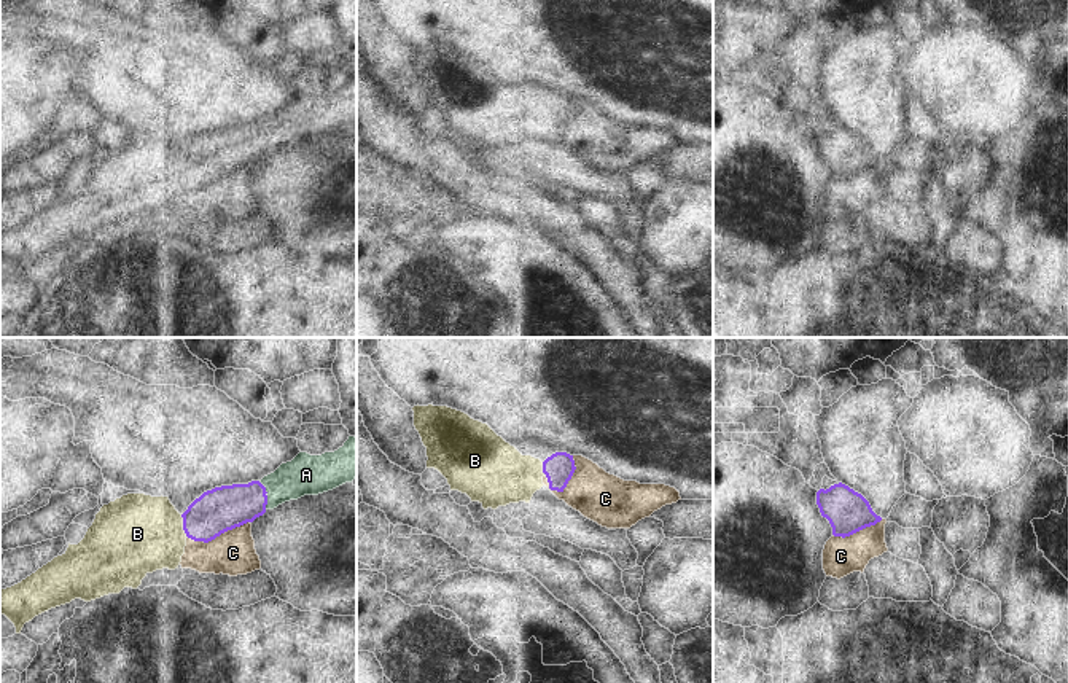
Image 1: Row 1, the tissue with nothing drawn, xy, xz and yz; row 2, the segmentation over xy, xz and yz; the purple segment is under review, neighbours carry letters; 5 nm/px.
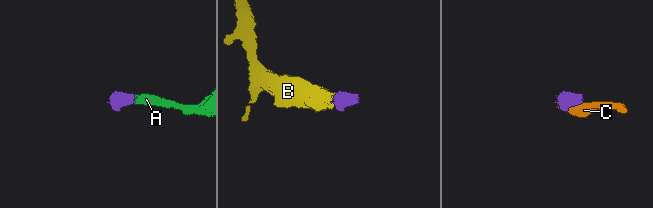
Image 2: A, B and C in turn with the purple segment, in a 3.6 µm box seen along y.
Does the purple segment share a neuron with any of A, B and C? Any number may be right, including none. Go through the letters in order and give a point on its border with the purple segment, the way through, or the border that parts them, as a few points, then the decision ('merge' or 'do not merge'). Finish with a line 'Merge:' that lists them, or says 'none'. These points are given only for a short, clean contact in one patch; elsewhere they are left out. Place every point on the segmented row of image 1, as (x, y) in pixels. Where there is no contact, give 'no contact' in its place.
A: xy (266, 502) | across xy (223, 508), (245, 502), (266, 502), (290, 481), (306, 475) | merge
B: xy (183, 526) | across xy (223, 508), (201, 522), (183, 526), (155, 534), (137, 534) | merge
C: xz (570, 478) | along xz (573, 456), (575, 472), (572, 478), (561, 491), (551, 491) | do not merge
Merge: A, B

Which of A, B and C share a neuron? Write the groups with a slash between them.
A B / C

